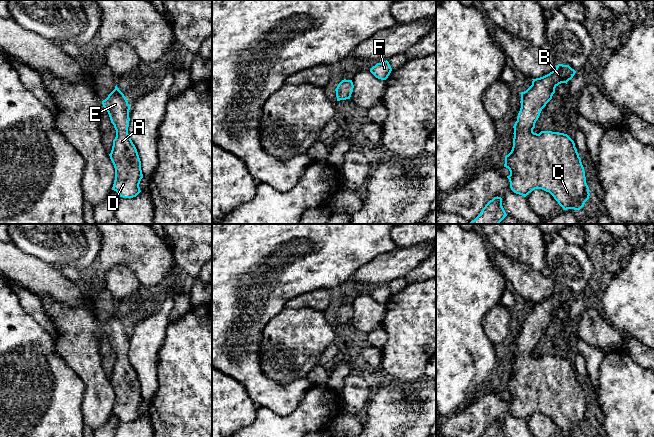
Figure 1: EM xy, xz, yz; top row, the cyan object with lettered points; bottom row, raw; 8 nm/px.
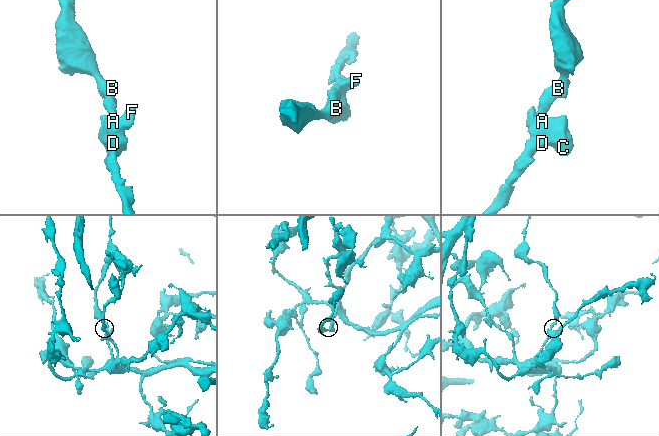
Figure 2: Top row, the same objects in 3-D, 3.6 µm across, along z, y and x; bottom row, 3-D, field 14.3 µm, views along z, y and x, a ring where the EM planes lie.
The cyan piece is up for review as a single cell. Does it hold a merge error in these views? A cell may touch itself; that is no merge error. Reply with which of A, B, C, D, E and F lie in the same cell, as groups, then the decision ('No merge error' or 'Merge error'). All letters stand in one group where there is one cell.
Groups: A B C D E F. No merge error

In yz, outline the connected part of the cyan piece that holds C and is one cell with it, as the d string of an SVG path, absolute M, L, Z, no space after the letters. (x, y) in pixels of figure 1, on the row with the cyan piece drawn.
M558 64L549 74L532 79L532 85L521 92L521 108L513 126L513 147L505 156L504 164L510 171L507 178L514 193L526 197L533 190L542 189L549 192L564 210L580 210L590 196L581 158L574 141L567 134L552 131L537 134L533 129L542 109L552 99L555 88L561 83L567 84L575 73L569 65Z

